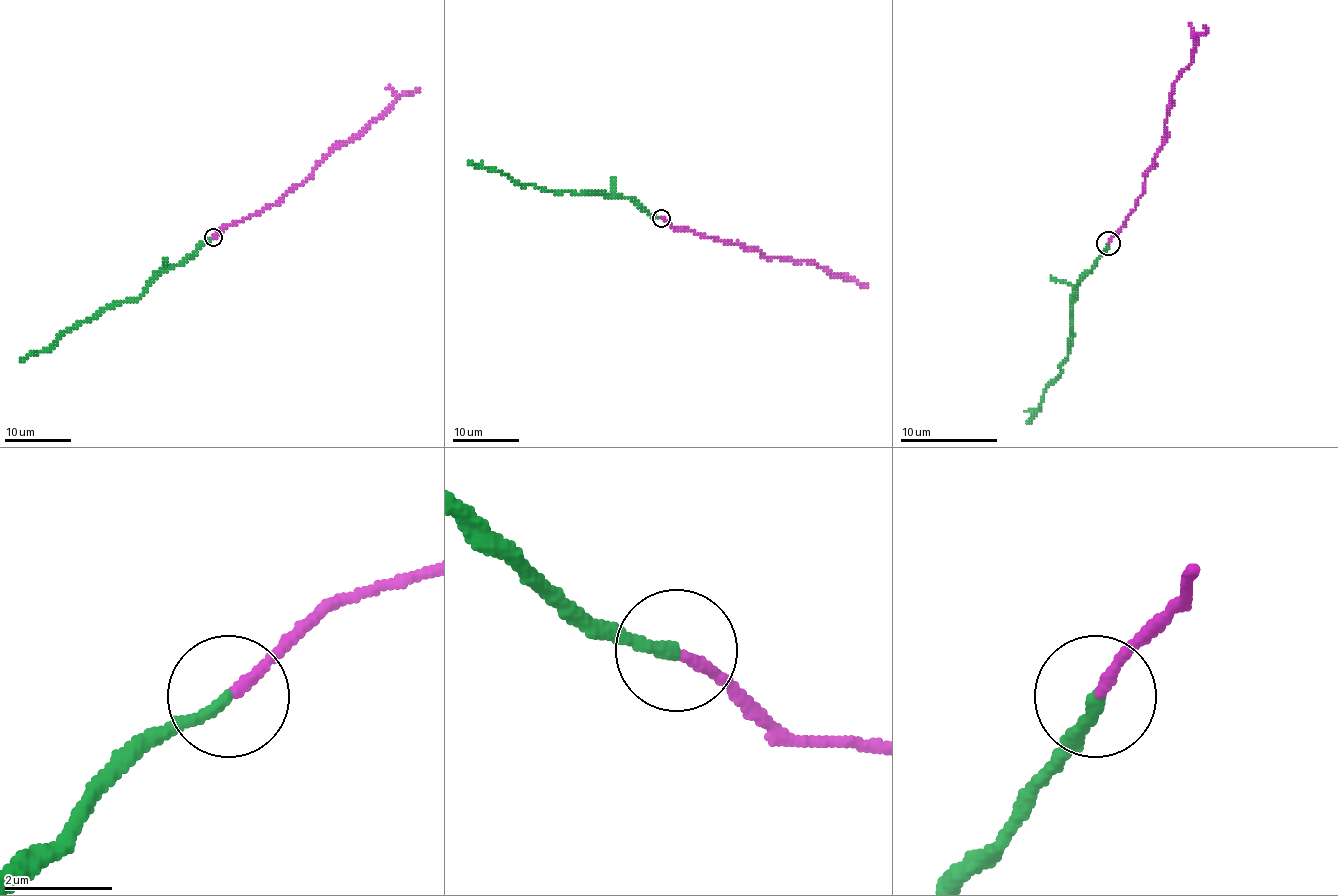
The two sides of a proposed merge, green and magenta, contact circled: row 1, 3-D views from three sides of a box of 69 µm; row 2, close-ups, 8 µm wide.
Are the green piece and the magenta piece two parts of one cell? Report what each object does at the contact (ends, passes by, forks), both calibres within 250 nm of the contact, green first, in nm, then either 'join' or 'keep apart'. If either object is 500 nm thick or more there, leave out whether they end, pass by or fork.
green ends; magenta ends; calibres 240 and 200 nm; keep apart

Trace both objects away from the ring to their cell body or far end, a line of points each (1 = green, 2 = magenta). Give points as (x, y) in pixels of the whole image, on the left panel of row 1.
1: (214, 237), (179, 264), (164, 269), (137, 297), (79, 320), (48, 349), (28, 354), (21, 360)
2: (214, 237), (227, 226), (274, 206), (289, 191), (302, 184), (335, 147), (354, 141), (400, 98), (420, 88)

